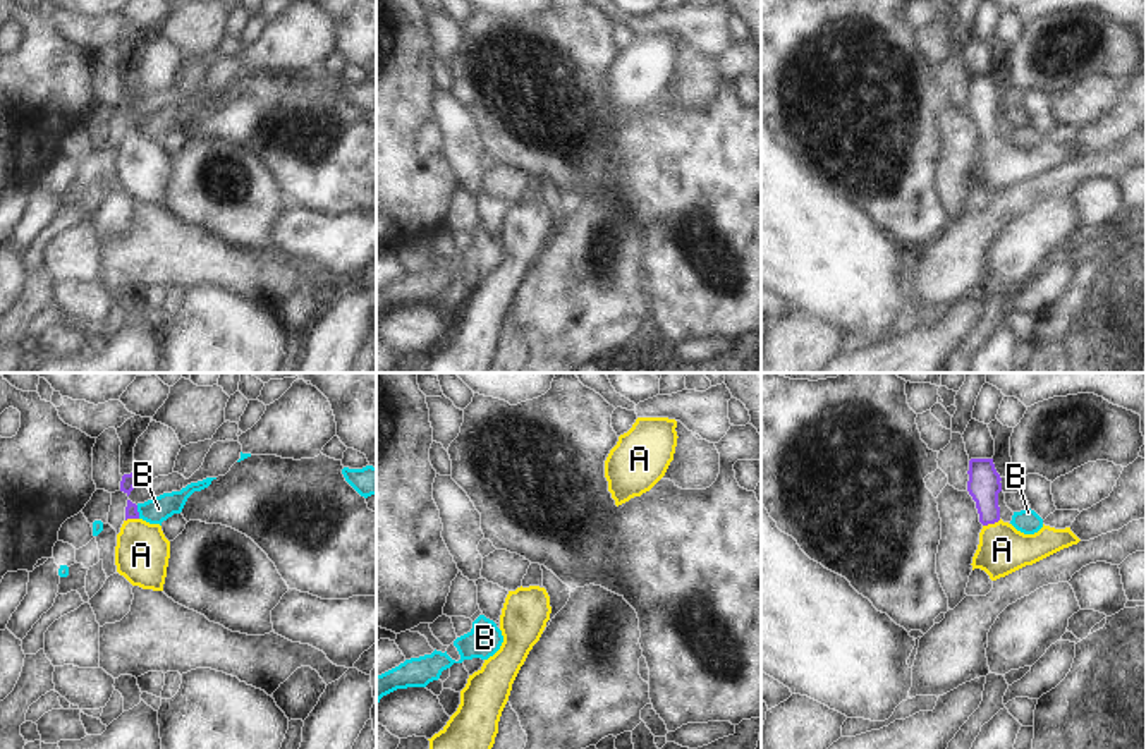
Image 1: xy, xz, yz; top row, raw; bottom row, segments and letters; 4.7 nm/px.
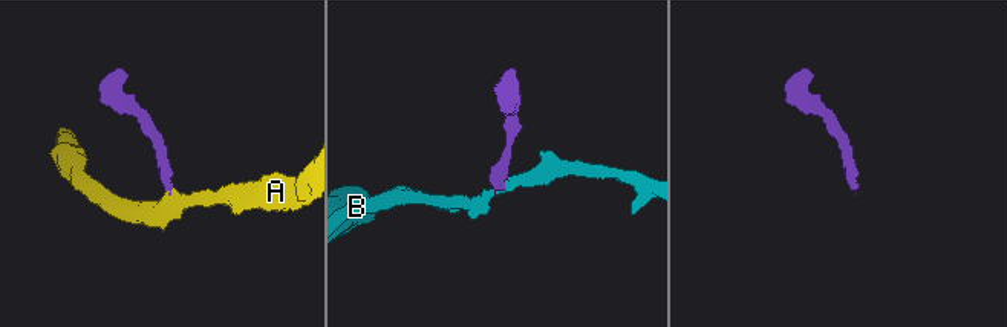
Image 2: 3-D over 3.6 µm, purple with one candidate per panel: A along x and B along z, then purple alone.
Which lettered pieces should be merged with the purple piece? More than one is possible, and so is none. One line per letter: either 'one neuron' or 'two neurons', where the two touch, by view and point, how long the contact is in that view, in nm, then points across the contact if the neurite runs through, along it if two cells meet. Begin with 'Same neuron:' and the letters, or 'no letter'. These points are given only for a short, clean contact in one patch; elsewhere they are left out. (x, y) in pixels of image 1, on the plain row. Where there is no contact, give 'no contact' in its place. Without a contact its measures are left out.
Same neuron: A
A: one neuron; contact yz (992, 138); length 90 nm; way yz (983, 100), (992, 138), (1002, 165)
B: two neurons; contact xy (138, 127); length 70 nm; border xy (136, 121), (140, 133)

